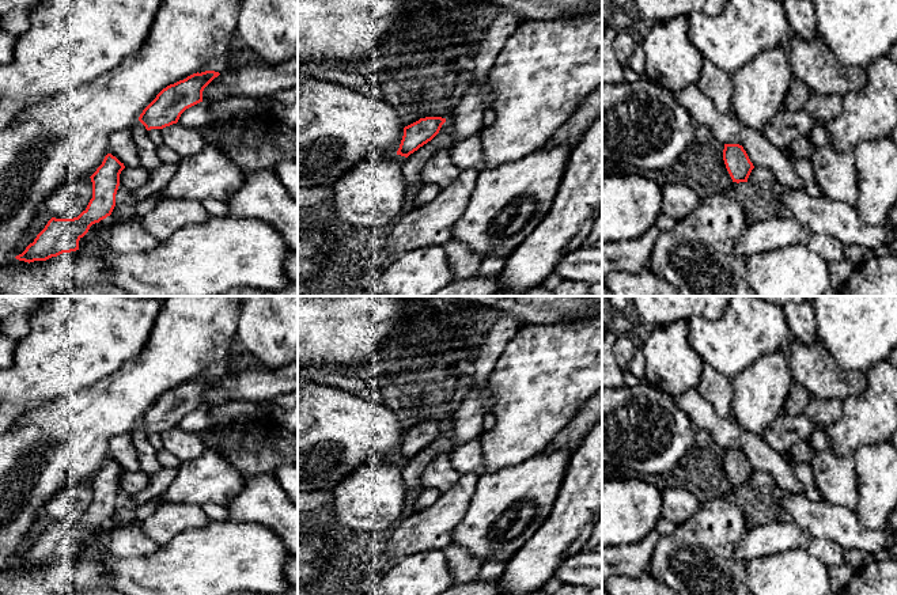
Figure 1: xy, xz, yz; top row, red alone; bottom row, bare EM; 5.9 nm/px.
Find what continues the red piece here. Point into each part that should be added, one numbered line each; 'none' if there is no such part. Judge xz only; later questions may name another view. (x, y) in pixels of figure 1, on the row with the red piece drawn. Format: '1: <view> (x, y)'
none

